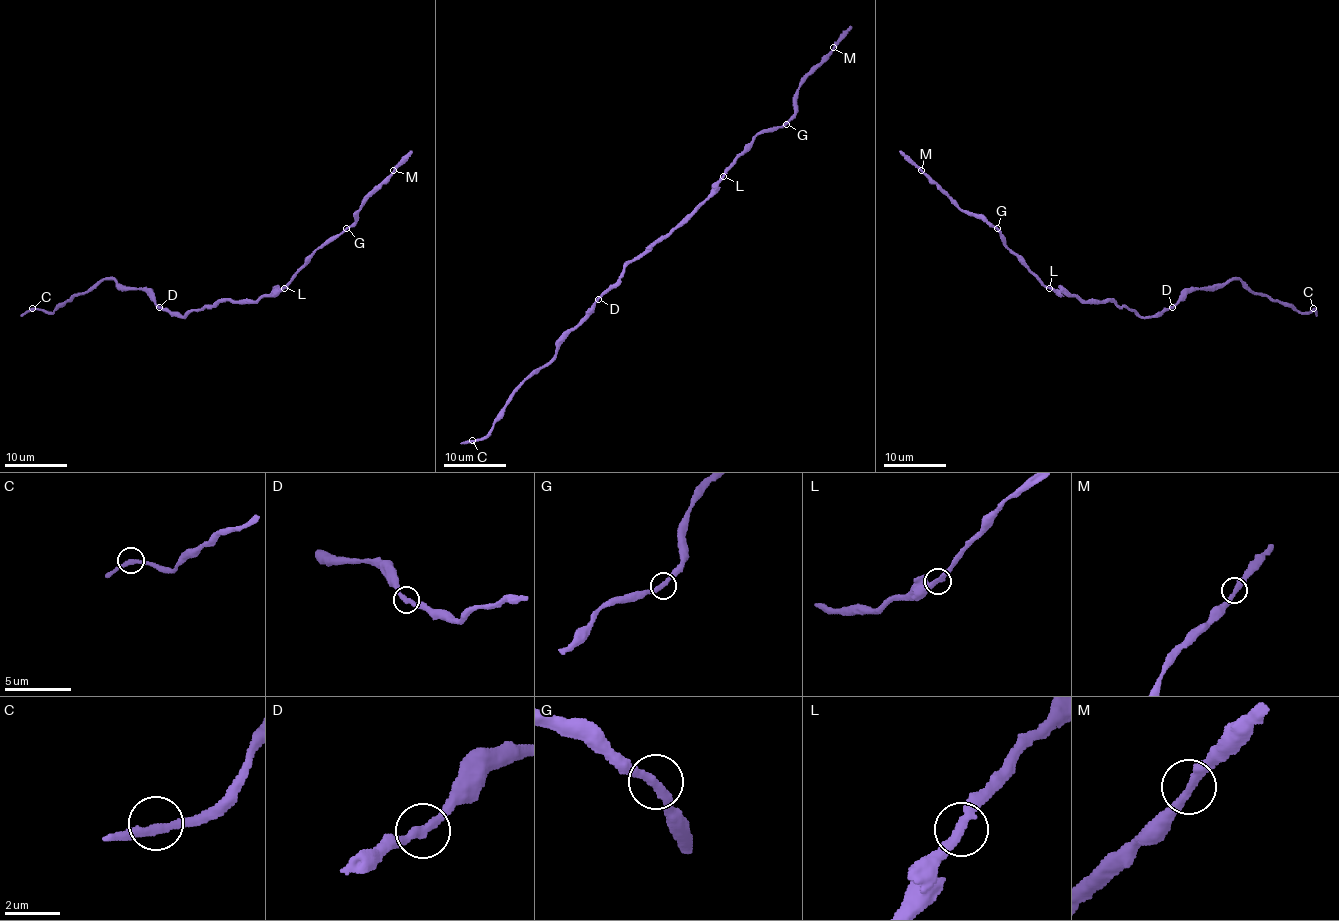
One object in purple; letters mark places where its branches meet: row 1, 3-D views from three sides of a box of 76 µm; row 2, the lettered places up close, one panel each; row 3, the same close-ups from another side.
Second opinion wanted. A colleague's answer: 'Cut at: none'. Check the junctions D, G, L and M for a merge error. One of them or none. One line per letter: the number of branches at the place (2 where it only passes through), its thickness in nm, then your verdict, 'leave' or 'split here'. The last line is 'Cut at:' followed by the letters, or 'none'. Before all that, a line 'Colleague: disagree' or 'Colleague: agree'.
Colleague: agree
D: branches 2; calibre 320 nm; leave
G: branches 2; calibre 300 nm; leave
L: branches 2; calibre 320 nm; leave
M: branches 2; calibre 320 nm; leave
Cut at: none

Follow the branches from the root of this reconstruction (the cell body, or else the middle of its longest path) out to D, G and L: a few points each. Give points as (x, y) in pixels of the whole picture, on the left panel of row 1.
D: (228, 300), (192, 310), (184, 317), (171, 316), (159, 306)
G: (228, 300), (259, 300), (264, 295), (276, 294), (320, 247), (336, 239), (346, 228)
L: (228, 300), (259, 300), (264, 295), (278, 294), (284, 288)

